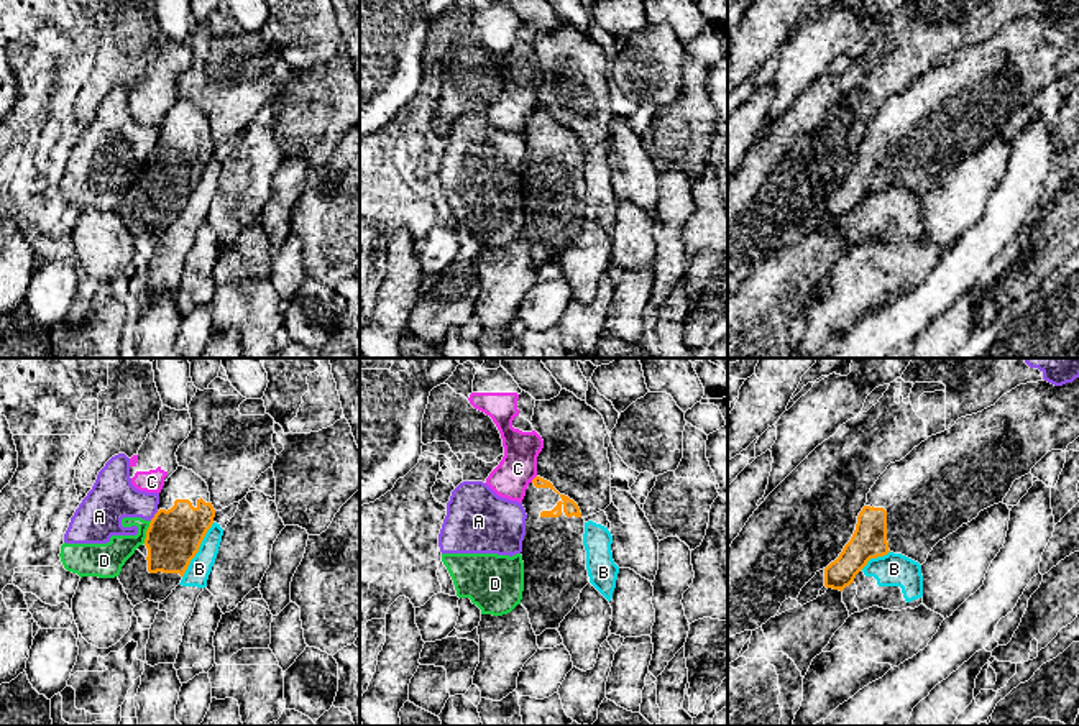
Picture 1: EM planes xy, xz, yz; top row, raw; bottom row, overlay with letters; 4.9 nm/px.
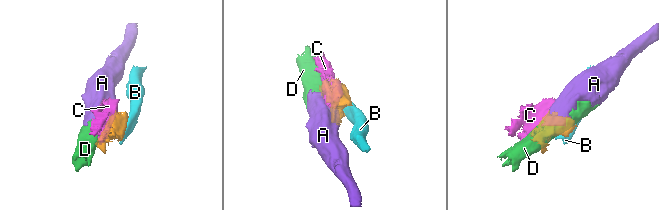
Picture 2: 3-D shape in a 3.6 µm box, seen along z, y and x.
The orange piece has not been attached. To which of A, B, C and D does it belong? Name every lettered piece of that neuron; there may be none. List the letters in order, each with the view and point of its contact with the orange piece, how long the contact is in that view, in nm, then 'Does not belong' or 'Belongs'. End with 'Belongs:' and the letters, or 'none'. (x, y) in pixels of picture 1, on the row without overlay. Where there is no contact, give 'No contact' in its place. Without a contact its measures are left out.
A: Touches orange at xy (155, 148). Shared border 60 nm. Does not belong
B: Touches orange at xy (197, 183). Shared border 320 nm. Does not belong
C: Touches orange at xz (534, 110). Shared border 50 nm. Does not belong
D: Touches orange at xy (146, 165). Shared border 120 nm. Does not belong
Belongs: none

